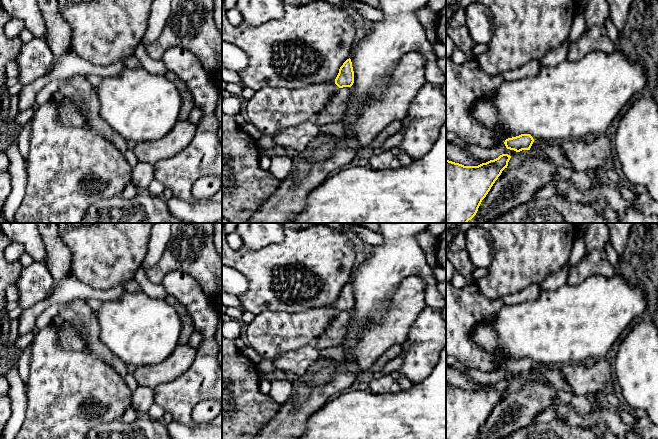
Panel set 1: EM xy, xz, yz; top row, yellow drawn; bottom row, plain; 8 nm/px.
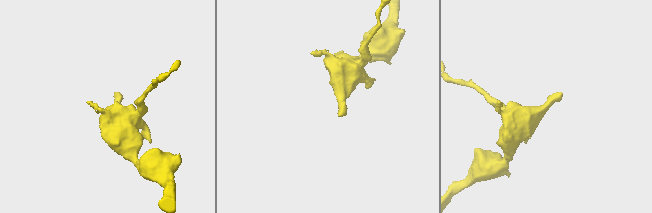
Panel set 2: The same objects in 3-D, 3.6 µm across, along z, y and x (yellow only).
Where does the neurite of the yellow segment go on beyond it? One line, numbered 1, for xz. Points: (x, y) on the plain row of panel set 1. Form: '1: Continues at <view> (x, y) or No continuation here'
1: No continuation here

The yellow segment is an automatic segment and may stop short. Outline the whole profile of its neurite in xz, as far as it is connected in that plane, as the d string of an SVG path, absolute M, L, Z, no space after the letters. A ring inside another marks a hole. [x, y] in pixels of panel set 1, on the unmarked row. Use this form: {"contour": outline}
{"contour": "M347 283L339 293L335 308L339 312L351 311L354 307L354 295L351 283Z"}

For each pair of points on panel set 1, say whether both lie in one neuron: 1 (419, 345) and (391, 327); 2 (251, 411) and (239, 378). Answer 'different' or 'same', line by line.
1: different
2: same

